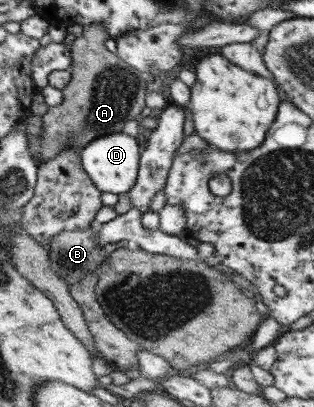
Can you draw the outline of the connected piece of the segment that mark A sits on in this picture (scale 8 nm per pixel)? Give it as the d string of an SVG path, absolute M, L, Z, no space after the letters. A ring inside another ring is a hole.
M91 23L83 26L82 36L77 37L71 45L72 73L68 85L62 89L63 102L54 108L48 108L48 112L41 118L45 132L43 135L28 135L29 150L36 163L44 163L52 159L62 148L70 146L76 151L81 151L87 143L97 137L120 133L124 125L132 119L138 119L145 107L145 93L155 81L146 72L136 70L129 63L122 61L115 53L110 52L104 45L109 35L103 23Z

